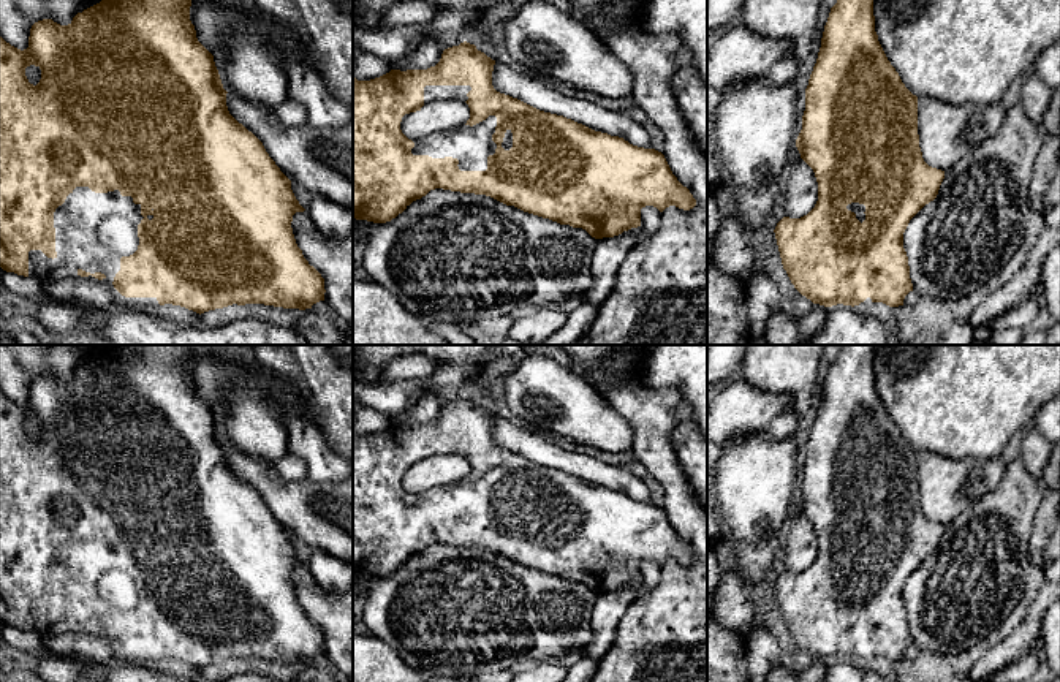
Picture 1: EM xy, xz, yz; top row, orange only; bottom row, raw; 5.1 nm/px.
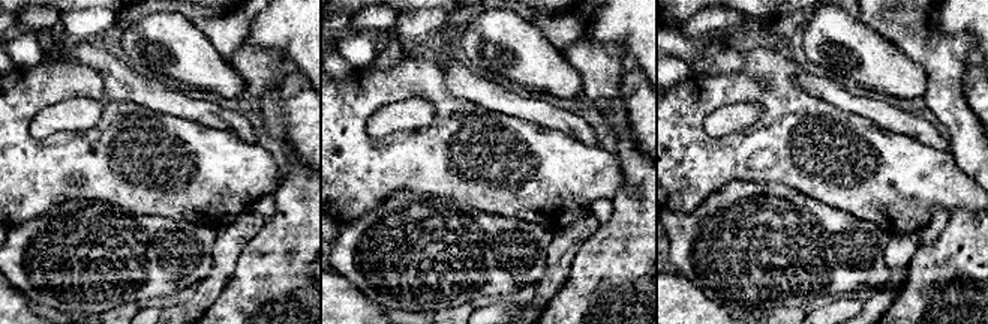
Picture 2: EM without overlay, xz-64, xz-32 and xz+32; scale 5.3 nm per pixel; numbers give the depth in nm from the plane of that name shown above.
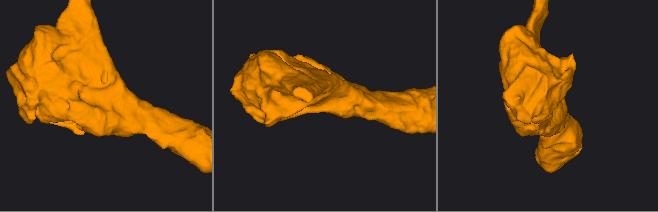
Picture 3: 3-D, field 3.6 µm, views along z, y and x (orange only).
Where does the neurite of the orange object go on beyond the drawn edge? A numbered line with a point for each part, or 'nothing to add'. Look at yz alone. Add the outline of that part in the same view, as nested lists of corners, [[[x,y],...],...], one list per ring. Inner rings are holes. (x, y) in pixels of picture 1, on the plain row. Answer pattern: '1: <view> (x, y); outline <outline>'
1: yz (856, 562); outline [[[851,557],[846,560],[848,565],[856,568],[856,573],[862,578],[865,574],[865,560],[859,557]]]

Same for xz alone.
1: xz (472, 500); outline [[[497,472],[470,481],[464,479],[445,487],[433,487],[421,494],[413,494],[413,510],[429,510],[432,513],[452,511],[459,514],[460,525],[486,525],[487,511],[495,508],[497,498],[492,495]]]

